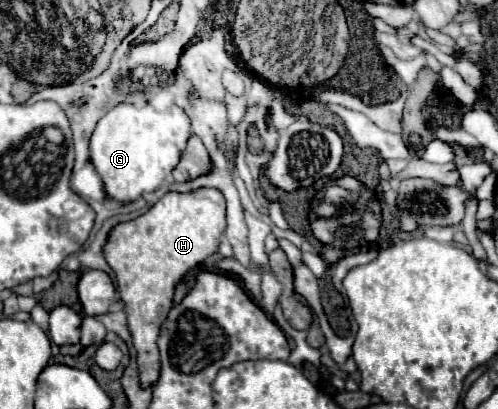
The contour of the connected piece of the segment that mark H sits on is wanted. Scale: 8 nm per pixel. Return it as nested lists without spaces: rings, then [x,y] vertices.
[[[199,188],[165,194],[147,214],[115,226],[109,234],[105,260],[117,276],[117,292],[127,308],[143,386],[151,386],[159,376],[157,336],[171,310],[175,286],[187,276],[187,272],[219,250],[219,238],[225,228],[225,198],[221,190]]]

